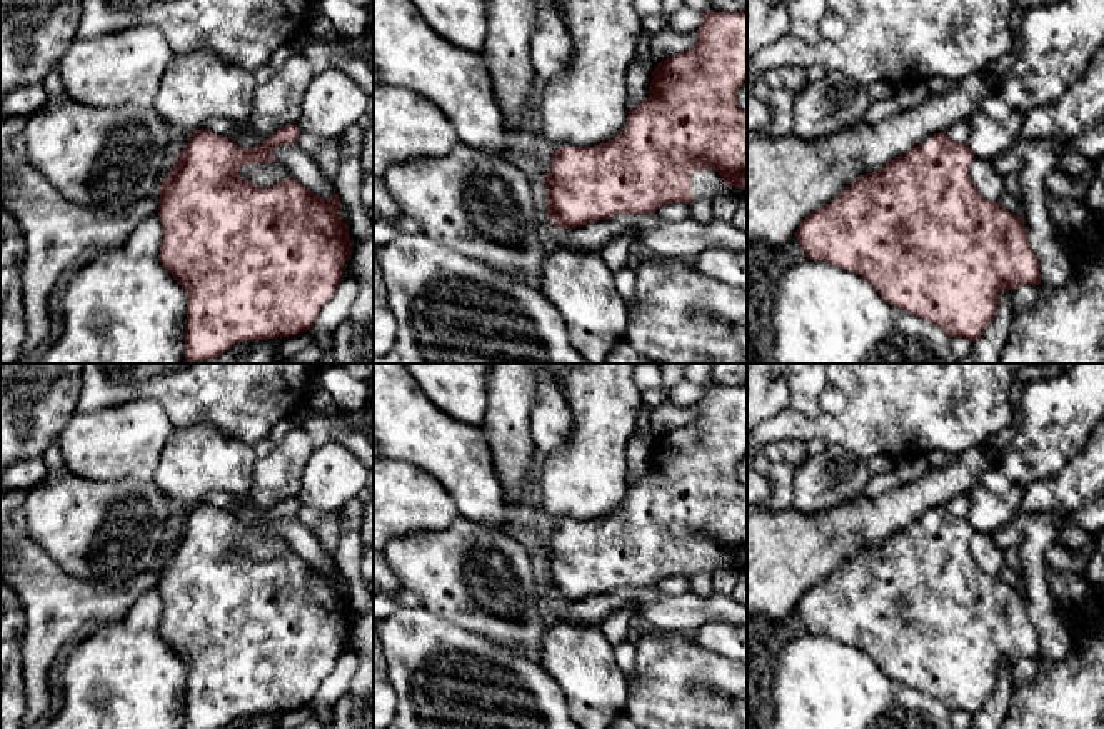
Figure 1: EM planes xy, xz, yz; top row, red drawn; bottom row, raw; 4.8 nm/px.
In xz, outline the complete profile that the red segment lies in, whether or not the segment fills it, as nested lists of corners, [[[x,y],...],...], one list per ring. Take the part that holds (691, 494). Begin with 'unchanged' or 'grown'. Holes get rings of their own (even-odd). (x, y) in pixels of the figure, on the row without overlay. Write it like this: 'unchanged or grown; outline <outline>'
grown; outline [[[707,384],[697,407],[692,424],[657,437],[649,470],[629,485],[620,507],[595,520],[552,524],[550,542],[540,556],[547,561],[547,589],[557,601],[584,601],[620,587],[652,587],[667,577],[689,577],[700,571],[747,569],[747,487],[737,475],[737,465],[747,454],[747,384]]]

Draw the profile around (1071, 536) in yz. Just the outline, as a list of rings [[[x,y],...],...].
[[[1064,525],[1054,539],[1054,544],[1062,544],[1069,549],[1082,549],[1086,545],[1091,545],[1096,537],[1097,532],[1094,530],[1087,530],[1079,525]]]

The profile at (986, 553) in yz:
[[[974,532],[969,542],[971,556],[987,574],[1001,576],[1006,567],[1004,549],[1001,549],[991,534]]]

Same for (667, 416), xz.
[[[667,400],[650,407],[649,412],[652,420],[652,432],[659,437],[677,427],[692,424],[699,414],[699,407],[697,404],[680,407]]]

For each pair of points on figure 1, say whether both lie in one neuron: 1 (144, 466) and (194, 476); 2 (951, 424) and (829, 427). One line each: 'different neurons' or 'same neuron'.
1: different neurons
2: same neuron

